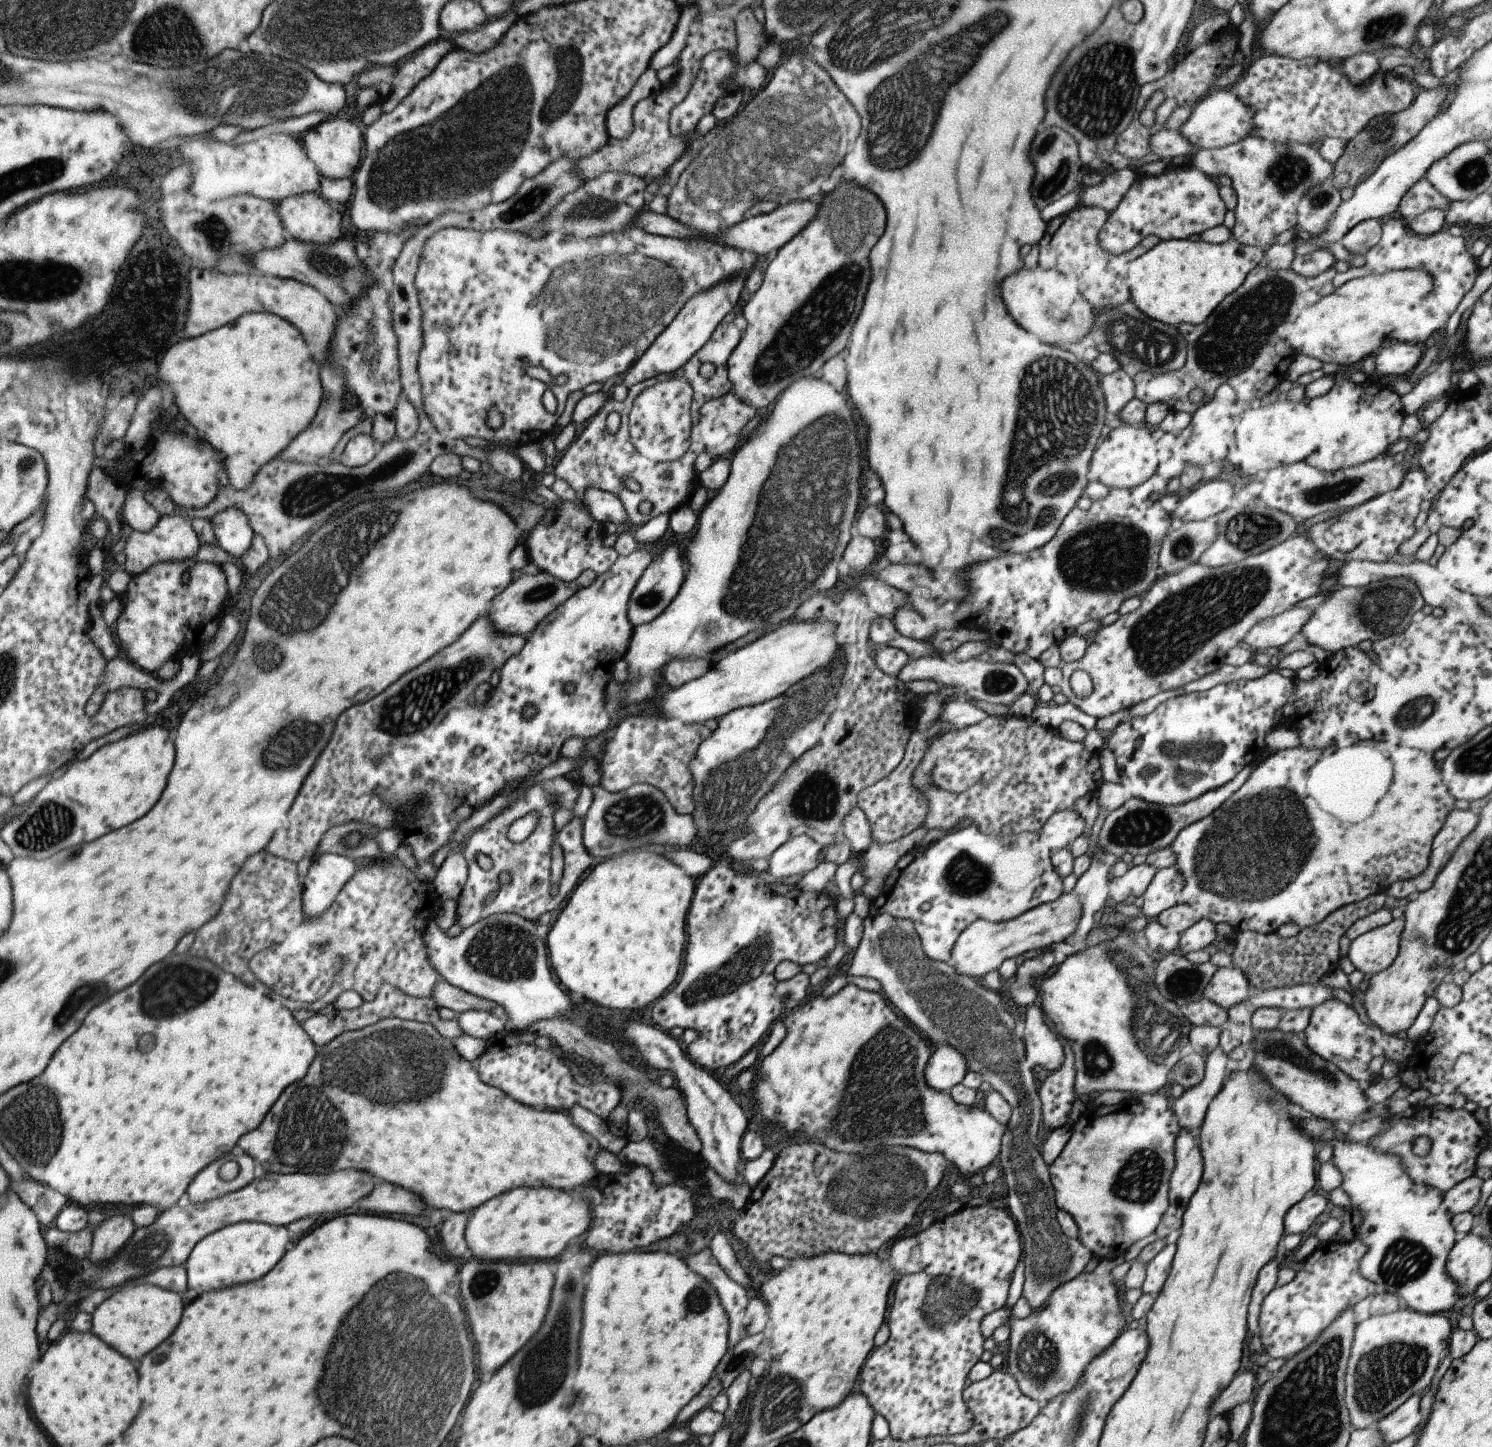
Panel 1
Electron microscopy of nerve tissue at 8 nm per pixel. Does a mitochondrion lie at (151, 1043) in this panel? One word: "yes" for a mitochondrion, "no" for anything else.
yes

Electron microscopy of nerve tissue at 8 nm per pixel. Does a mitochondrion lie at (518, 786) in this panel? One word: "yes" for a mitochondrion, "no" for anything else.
no

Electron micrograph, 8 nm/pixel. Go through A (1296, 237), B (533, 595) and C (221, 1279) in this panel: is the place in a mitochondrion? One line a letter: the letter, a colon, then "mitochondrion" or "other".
A: other
B: mitochondrion
C: other

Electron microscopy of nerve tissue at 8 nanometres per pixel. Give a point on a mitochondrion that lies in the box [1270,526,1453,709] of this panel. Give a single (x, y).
(1385, 609)

